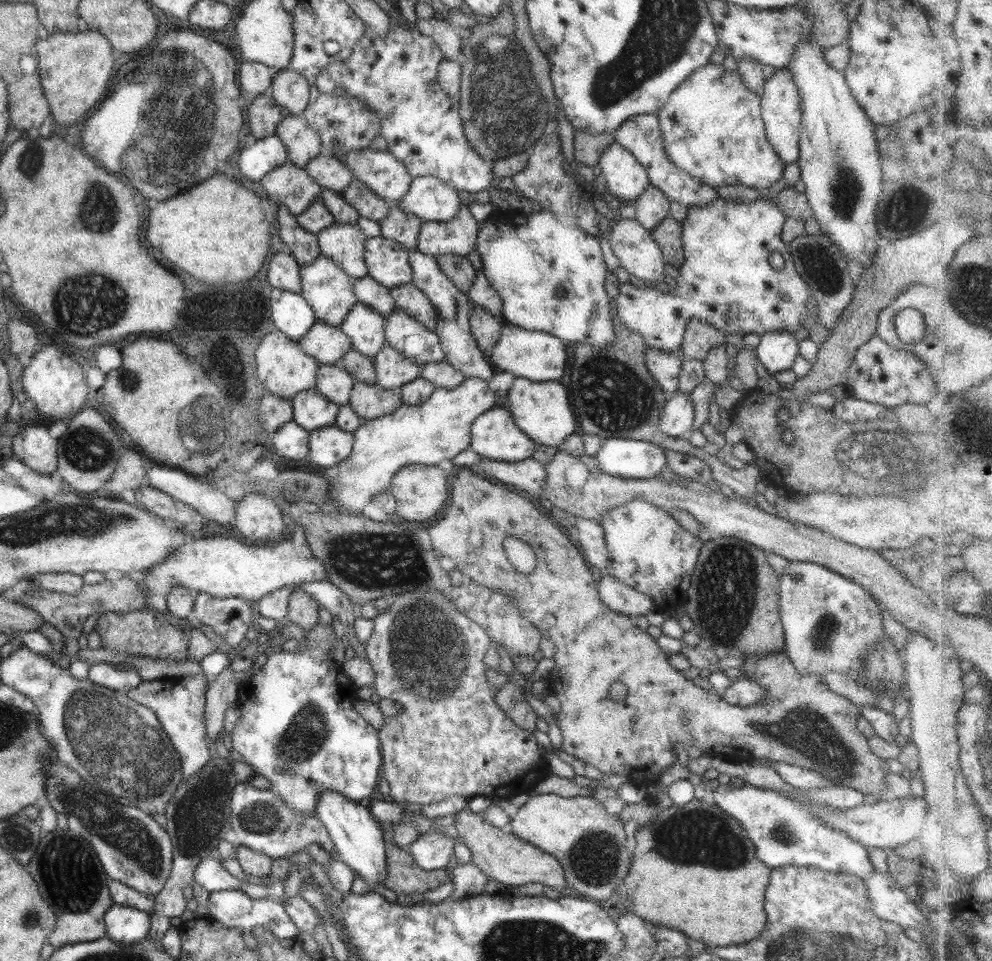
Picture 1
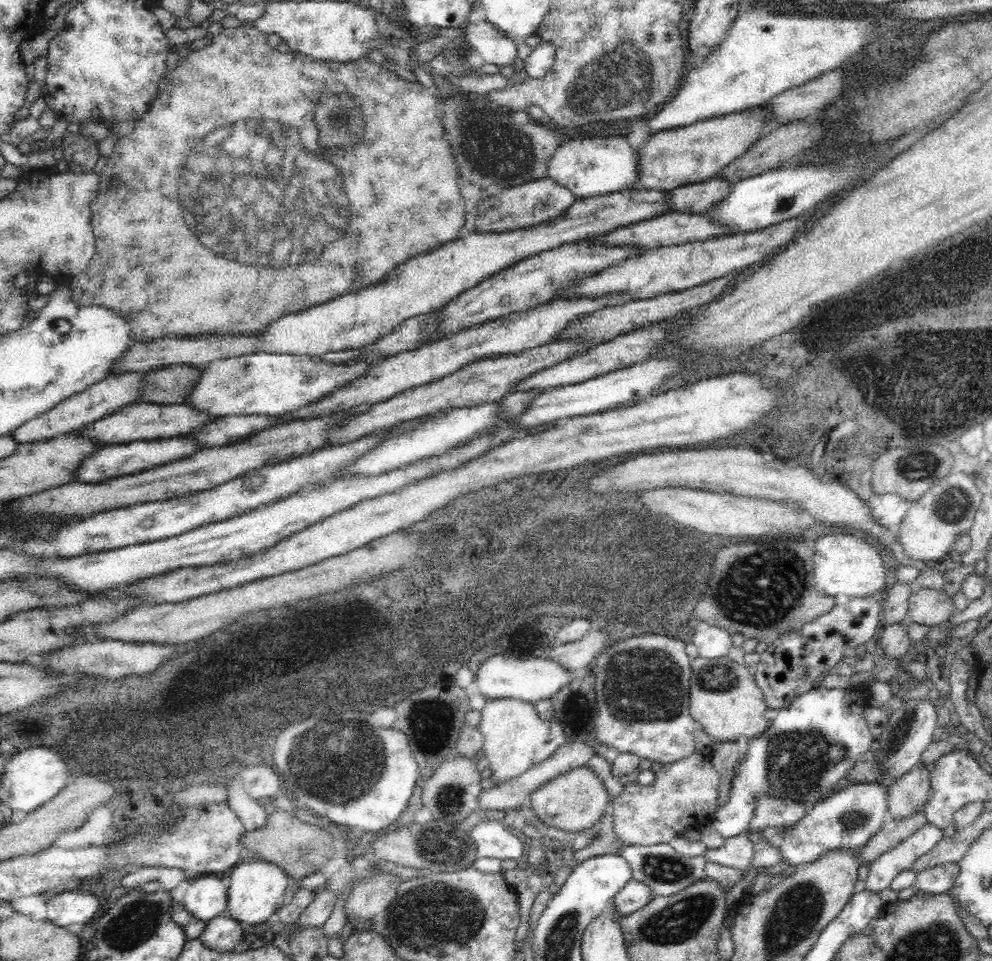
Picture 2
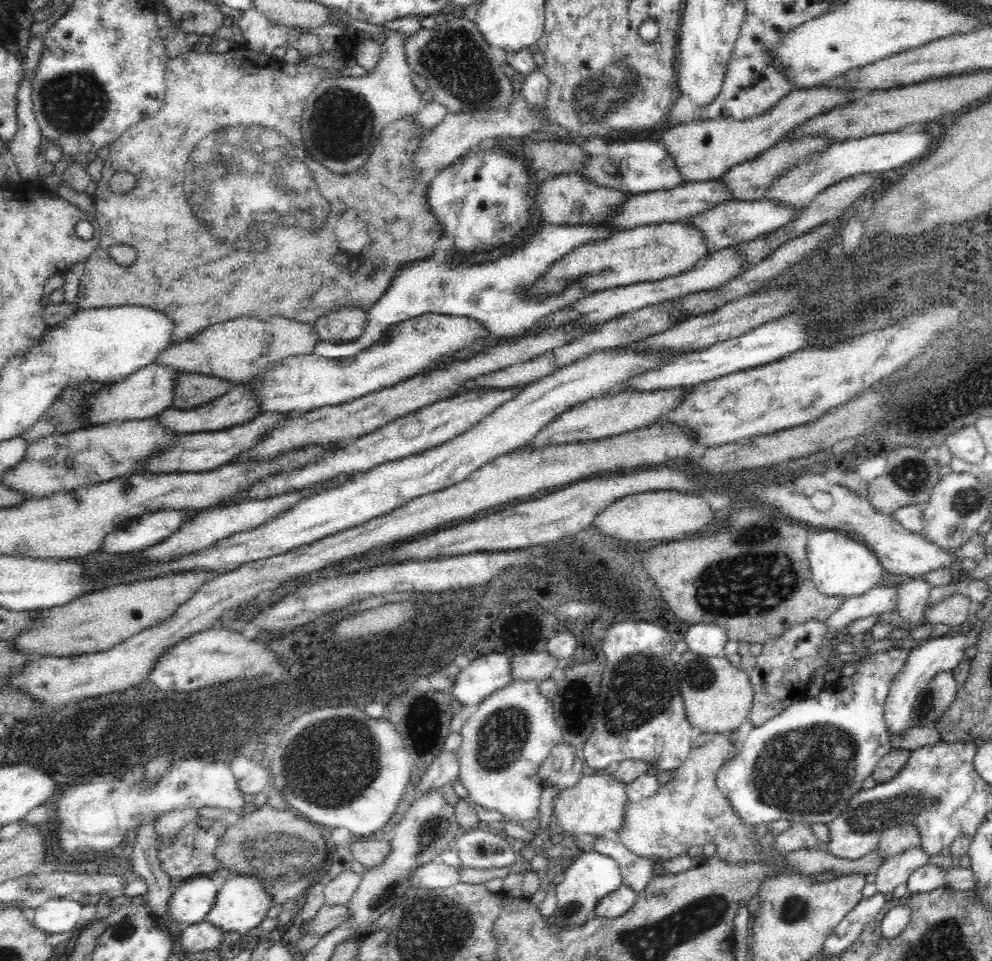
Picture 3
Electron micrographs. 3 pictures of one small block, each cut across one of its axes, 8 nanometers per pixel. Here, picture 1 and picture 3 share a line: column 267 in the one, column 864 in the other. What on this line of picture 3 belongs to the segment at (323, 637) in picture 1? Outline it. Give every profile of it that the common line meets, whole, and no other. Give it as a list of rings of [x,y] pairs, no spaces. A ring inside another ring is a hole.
[[[899,648],[874,655],[864,653],[867,661],[861,661],[856,674],[838,678],[815,698],[801,696],[792,699],[792,704],[783,712],[753,728],[738,747],[736,756],[727,760],[717,774],[718,789],[734,808],[735,815],[744,824],[754,827],[782,819],[804,825],[828,824],[836,819],[847,807],[847,802],[863,790],[863,781],[872,776],[873,768],[892,748],[885,726],[885,700],[890,685],[904,668],[908,657],[909,653]]]

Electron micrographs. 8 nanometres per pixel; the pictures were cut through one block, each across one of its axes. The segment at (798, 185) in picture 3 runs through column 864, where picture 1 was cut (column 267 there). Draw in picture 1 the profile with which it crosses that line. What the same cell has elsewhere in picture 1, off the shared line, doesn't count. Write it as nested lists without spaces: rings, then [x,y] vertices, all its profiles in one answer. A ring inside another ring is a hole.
[[[276,134],[270,135],[241,150],[238,166],[244,177],[260,182],[268,172],[288,162],[288,153],[282,139]]]

